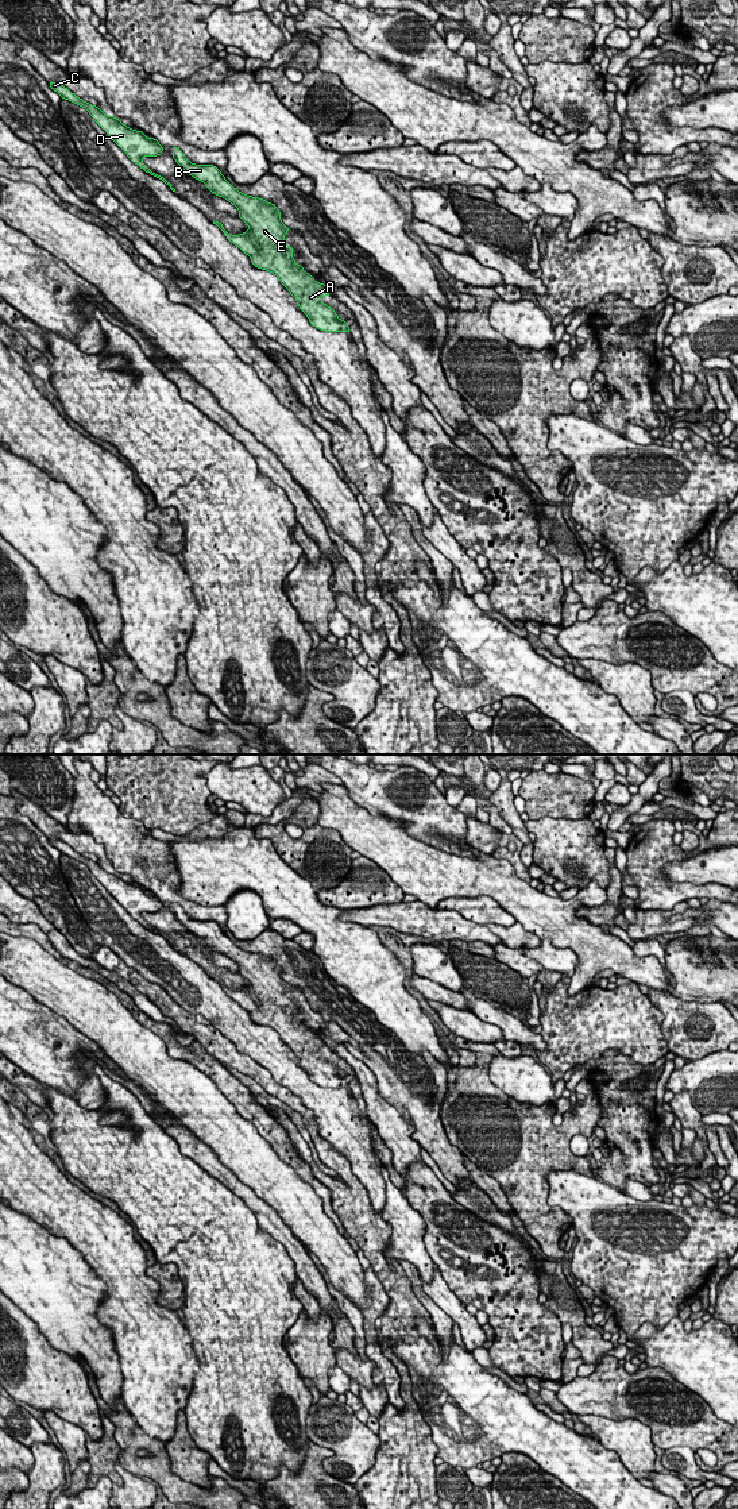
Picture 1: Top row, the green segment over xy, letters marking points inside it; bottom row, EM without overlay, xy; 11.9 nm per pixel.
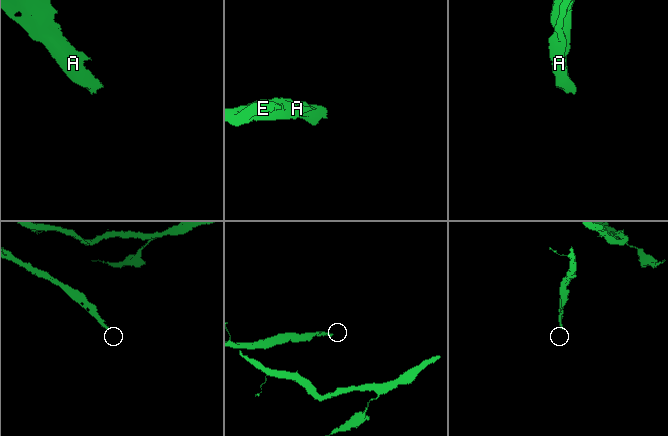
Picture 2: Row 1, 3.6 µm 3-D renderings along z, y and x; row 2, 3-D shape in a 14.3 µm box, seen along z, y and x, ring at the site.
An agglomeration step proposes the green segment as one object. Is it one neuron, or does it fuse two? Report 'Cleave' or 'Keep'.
Keep

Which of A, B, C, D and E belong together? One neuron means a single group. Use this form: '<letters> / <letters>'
A B C D E

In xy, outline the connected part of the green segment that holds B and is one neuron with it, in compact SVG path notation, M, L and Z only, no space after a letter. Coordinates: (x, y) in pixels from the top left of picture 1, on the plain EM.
M173 903L171 907L173 914L189 931L202 937L210 948L239 965L239 973L250 983L248 987L231 991L220 977L215 976L213 980L251 1014L255 1023L268 1026L279 1034L310 1080L325 1088L351 1088L345 1076L340 1076L331 1062L320 1057L324 1051L331 1051L325 1041L316 1038L301 1020L294 1018L293 1003L283 997L290 984L281 977L279 965L263 954L239 948L224 934L219 923L194 921L178 903Z

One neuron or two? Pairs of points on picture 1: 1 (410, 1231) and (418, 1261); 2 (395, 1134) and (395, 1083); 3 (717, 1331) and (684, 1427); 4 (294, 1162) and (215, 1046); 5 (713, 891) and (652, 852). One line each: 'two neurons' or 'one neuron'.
1: one neuron
2: two neurons
3: two neurons
4: two neurons
5: one neuron

